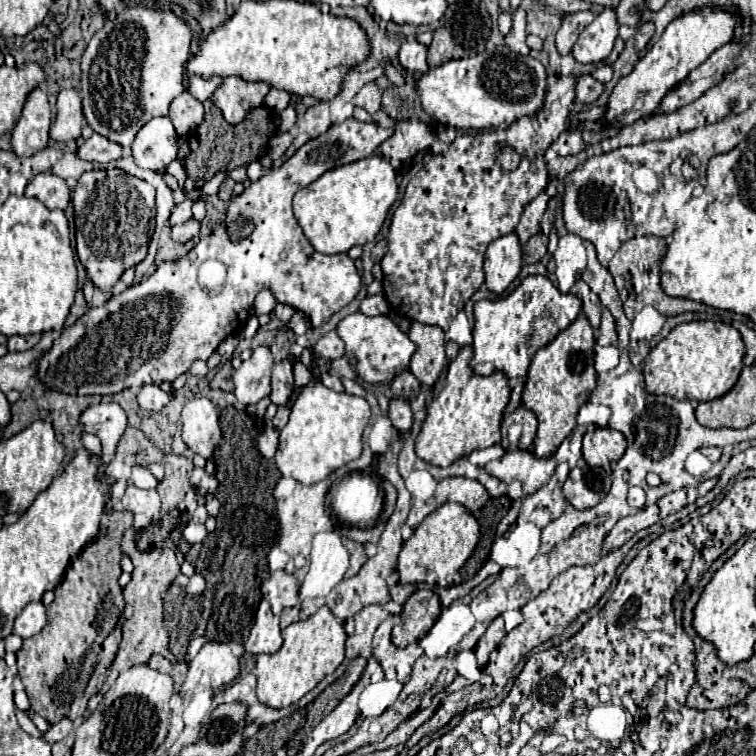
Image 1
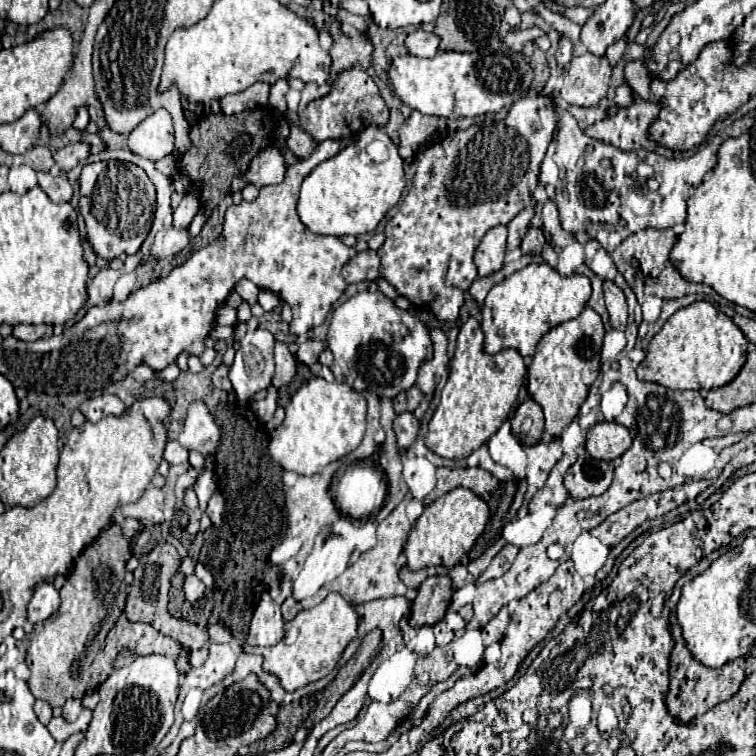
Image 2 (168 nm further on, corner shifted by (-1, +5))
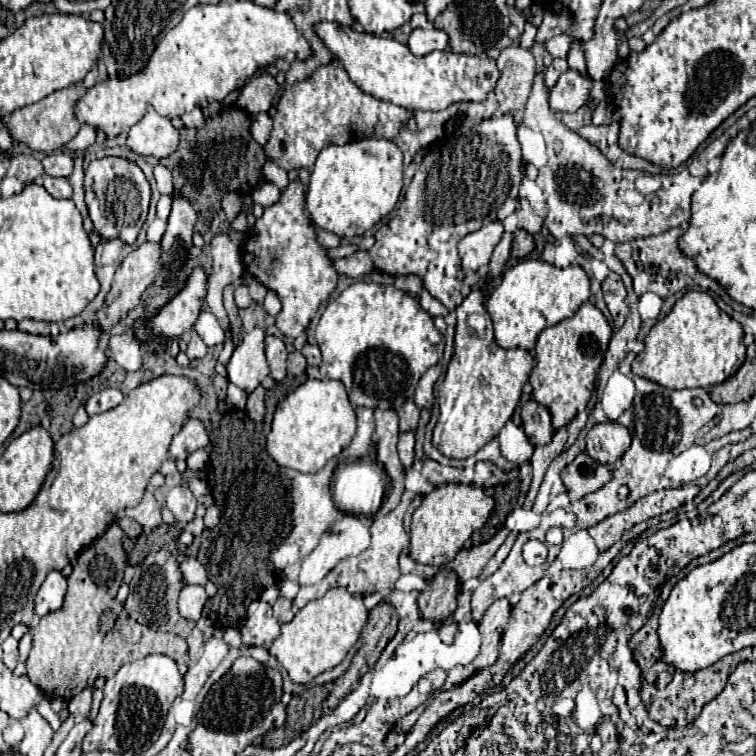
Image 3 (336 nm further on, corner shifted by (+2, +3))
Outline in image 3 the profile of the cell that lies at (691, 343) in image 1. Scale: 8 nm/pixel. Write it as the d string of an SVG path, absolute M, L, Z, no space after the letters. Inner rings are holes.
M688 291L672 311L646 335L644 349L632 363L632 373L668 389L710 387L734 375L746 359L744 331L704 291Z

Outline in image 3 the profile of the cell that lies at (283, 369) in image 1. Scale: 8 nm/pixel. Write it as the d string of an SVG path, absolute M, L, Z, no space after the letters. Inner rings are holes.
M266 335L264 351L266 351L268 365L270 365L270 377L274 377L276 381L282 381L286 377L286 357L288 357L282 339L274 335Z

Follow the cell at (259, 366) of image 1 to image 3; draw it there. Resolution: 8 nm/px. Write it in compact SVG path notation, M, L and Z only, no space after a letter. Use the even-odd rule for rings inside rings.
M254 329L244 335L242 343L234 349L228 369L228 381L252 393L268 375L268 361L264 355L264 329Z

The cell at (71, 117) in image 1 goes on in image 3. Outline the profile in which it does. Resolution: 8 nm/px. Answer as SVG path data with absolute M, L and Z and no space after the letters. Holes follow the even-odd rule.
M82 125L78 135L66 143L66 149L70 149L70 151L86 151L90 145L94 145L94 141L96 141L96 131L90 125Z

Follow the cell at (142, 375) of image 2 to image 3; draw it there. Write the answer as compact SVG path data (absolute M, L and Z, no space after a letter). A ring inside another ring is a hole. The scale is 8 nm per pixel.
M126 333L110 335L110 353L114 361L126 371L138 371L142 367L140 343Z

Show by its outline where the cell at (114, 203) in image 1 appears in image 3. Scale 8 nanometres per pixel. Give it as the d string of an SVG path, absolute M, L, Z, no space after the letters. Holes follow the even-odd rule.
M122 157L96 159L86 169L84 191L86 191L86 205L94 221L94 229L100 233L100 237L102 239L118 237L124 243L132 245L138 237L140 227L146 221L150 203L150 183L144 177L142 169L134 161Z

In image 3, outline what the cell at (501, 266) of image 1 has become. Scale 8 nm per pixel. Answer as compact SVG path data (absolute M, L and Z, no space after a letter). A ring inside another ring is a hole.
M492 221L488 225L484 225L478 231L468 233L464 239L460 239L458 249L460 249L460 259L462 259L462 267L478 271L484 265L488 265L494 247L498 245L500 237L502 237L504 229L500 221Z

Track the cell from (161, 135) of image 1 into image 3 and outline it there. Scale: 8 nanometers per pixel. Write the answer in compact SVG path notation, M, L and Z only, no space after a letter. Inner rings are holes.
M148 109L148 113L130 129L128 147L140 155L162 159L176 151L178 131L172 127L168 117Z

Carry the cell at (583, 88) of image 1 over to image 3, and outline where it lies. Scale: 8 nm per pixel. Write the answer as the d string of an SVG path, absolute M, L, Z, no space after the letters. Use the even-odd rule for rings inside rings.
M568 69L550 89L550 109L552 111L578 111L590 95L592 79L582 77L578 71Z

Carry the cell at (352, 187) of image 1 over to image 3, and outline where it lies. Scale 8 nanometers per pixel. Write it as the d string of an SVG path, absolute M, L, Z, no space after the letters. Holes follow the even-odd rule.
M360 139L342 147L326 147L312 169L310 187L306 193L306 209L316 227L336 233L338 237L356 237L372 229L398 203L402 189L402 151L388 139Z

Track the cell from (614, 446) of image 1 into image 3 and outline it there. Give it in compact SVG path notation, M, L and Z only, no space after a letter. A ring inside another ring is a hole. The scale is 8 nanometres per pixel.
M614 421L598 423L586 435L586 451L594 461L602 465L614 465L626 453L630 441L632 437L624 425Z

